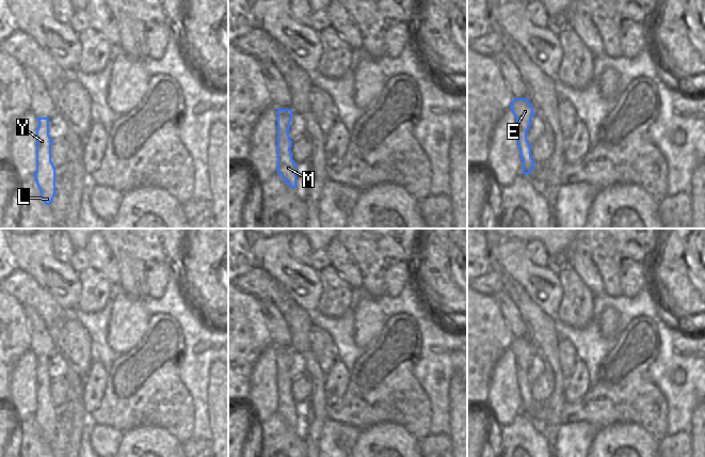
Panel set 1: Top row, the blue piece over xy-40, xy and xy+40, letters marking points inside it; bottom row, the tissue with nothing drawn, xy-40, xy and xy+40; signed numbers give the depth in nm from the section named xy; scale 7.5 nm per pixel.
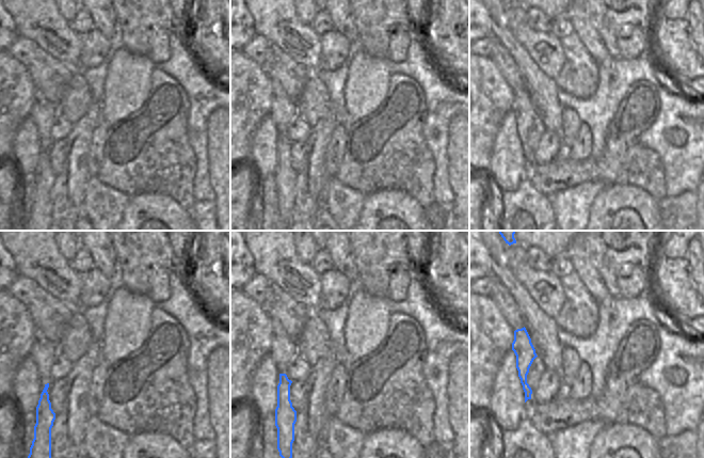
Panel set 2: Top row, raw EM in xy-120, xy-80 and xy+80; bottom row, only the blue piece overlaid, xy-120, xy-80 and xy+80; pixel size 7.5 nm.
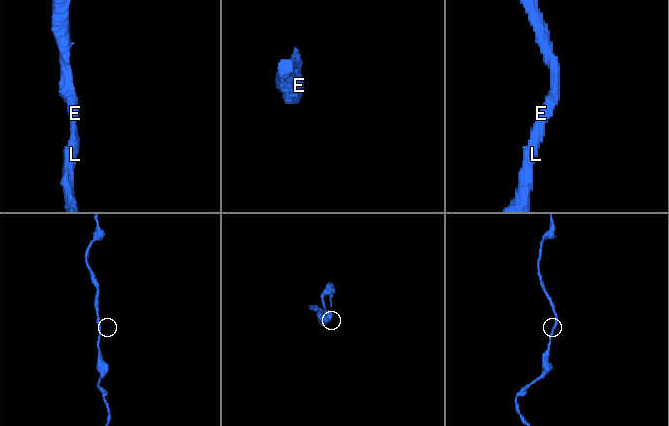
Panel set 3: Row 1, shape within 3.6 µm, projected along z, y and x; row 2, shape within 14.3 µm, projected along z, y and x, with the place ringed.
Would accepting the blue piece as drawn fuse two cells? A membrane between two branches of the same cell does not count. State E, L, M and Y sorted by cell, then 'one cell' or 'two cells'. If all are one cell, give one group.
E L M Y; one cell

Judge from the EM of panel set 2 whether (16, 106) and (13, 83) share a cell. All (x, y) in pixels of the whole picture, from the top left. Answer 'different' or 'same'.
same

